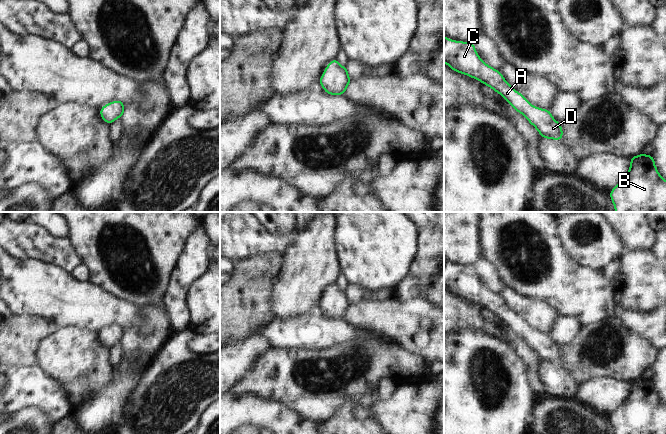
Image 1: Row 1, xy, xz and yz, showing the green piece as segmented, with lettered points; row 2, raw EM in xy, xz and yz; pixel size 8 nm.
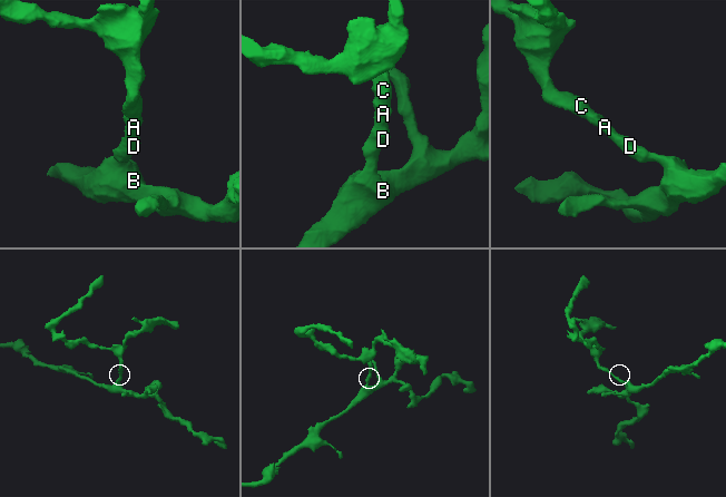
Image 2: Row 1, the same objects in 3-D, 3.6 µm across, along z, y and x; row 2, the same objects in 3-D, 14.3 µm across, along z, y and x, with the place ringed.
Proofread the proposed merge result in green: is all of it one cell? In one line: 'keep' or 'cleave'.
keep

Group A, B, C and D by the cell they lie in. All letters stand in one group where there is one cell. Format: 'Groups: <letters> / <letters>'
Groups: A B C D.

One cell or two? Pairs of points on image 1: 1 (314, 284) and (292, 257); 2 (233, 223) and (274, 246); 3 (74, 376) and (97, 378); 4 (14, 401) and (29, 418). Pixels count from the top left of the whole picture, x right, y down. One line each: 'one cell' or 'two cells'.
1: one cell
2: one cell
3: one cell
4: two cells

